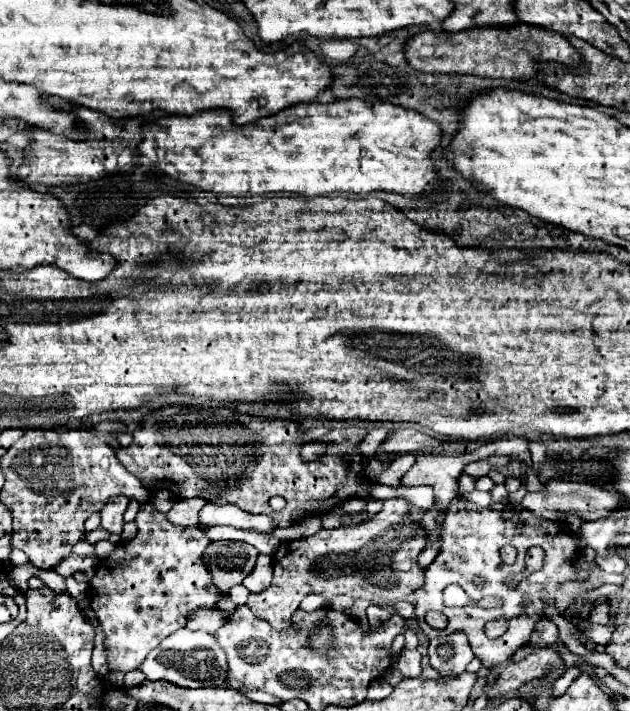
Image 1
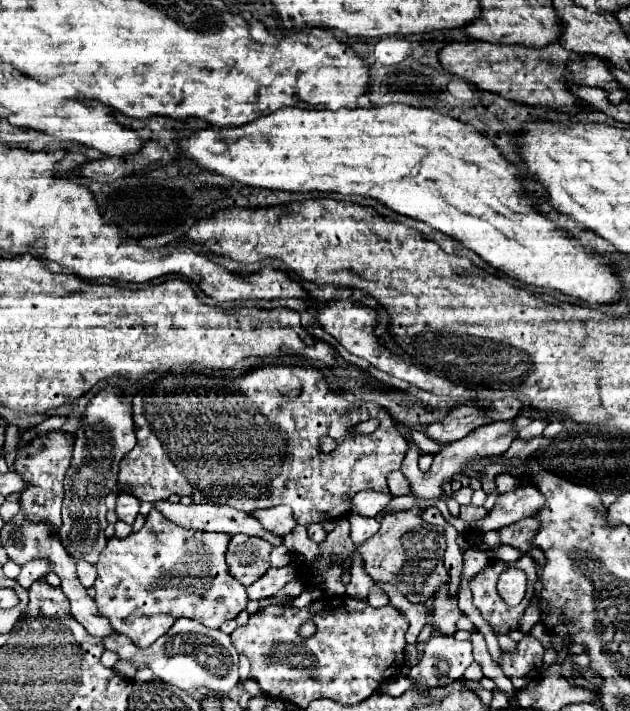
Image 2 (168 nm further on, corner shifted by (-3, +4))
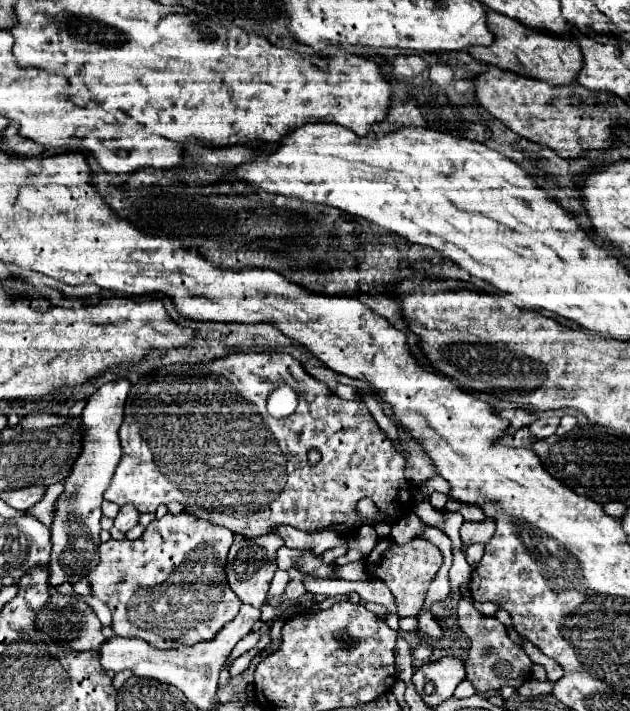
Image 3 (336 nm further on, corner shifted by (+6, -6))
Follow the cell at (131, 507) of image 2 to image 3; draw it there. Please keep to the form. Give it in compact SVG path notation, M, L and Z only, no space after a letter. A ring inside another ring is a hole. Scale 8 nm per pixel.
M123 506L115 518L115 528L121 532L131 530L139 522L139 512L133 506Z

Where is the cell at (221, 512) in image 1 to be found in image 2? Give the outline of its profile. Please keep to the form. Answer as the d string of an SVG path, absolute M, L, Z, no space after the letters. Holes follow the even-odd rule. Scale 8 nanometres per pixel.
M276 506L276 508L266 508L266 510L256 510L252 512L264 528L278 536L286 536L296 528L296 520L292 516L292 510L288 506Z

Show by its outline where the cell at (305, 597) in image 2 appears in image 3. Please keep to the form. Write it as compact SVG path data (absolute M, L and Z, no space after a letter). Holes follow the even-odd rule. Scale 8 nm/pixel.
M267 622L262 623L262 626L257 632L250 632L247 636L243 637L235 646L230 654L229 667L233 661L244 654L249 649L253 648L260 640L261 636L270 631L270 627Z

